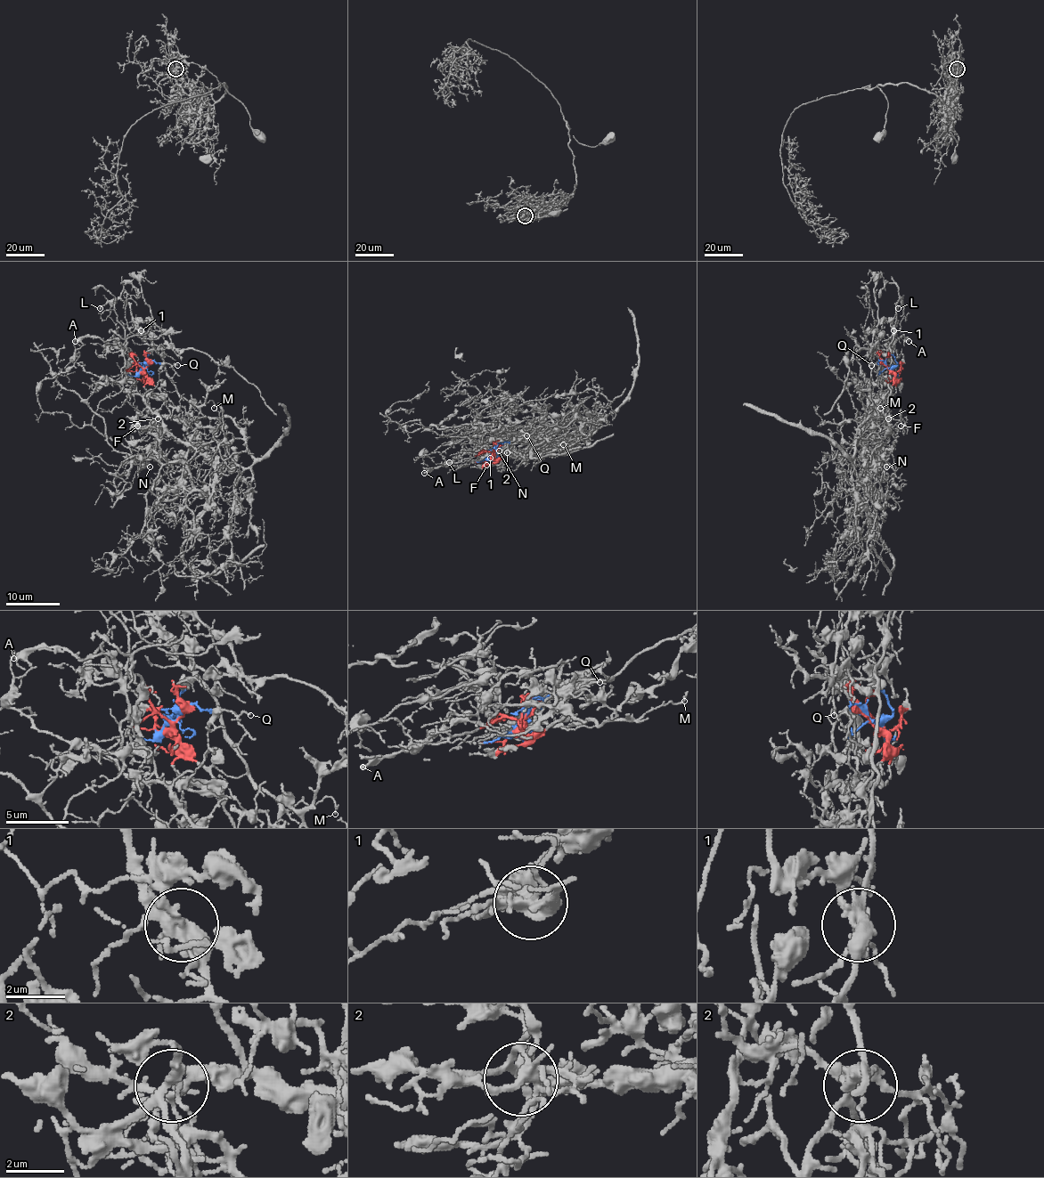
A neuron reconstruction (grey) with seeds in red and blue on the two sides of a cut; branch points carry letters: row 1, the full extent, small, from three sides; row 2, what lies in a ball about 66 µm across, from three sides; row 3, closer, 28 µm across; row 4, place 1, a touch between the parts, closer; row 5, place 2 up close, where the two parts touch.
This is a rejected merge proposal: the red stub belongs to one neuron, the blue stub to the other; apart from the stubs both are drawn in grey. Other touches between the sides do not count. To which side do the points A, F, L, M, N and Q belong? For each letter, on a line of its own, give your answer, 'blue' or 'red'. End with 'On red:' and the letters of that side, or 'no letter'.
A: red
F: red
L: blue
M: blue
N: red
Q: blue
On red: A, F, N

